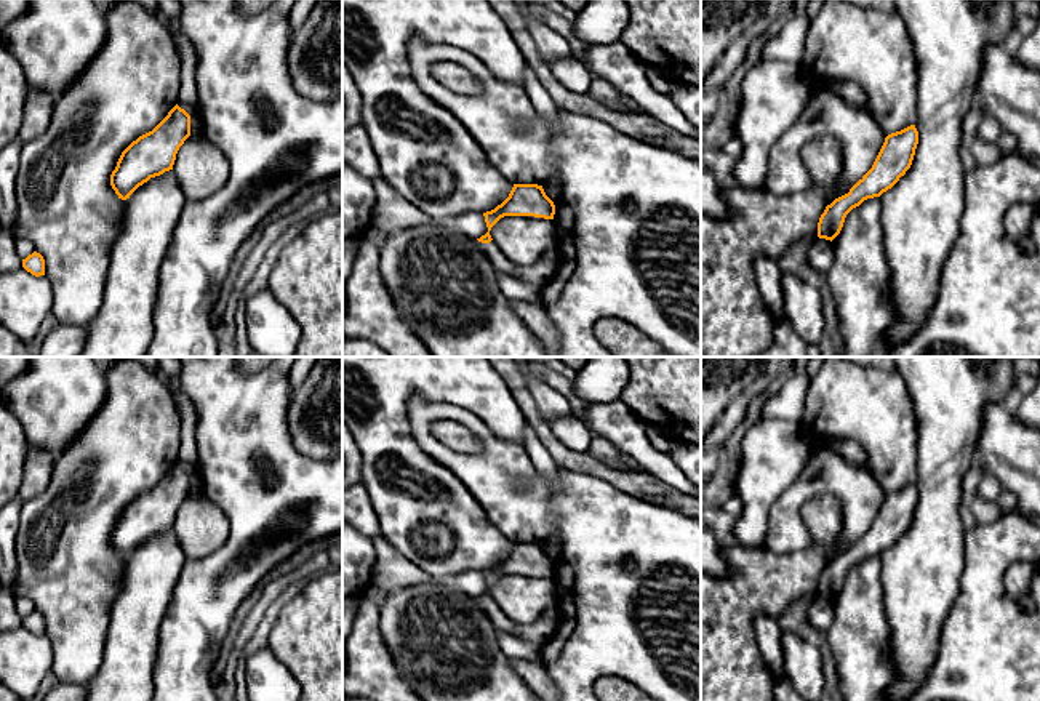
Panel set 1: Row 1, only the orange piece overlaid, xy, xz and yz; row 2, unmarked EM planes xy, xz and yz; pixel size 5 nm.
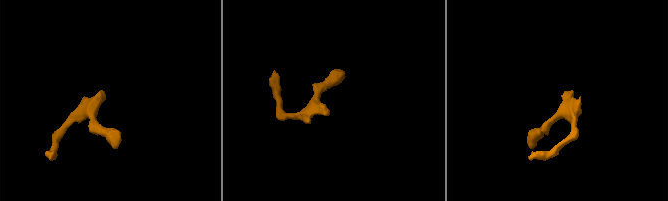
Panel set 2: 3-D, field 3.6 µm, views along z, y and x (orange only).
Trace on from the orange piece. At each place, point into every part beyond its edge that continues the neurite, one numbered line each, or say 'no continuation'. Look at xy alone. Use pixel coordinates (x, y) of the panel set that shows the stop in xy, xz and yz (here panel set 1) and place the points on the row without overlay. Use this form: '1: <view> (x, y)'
no continuation

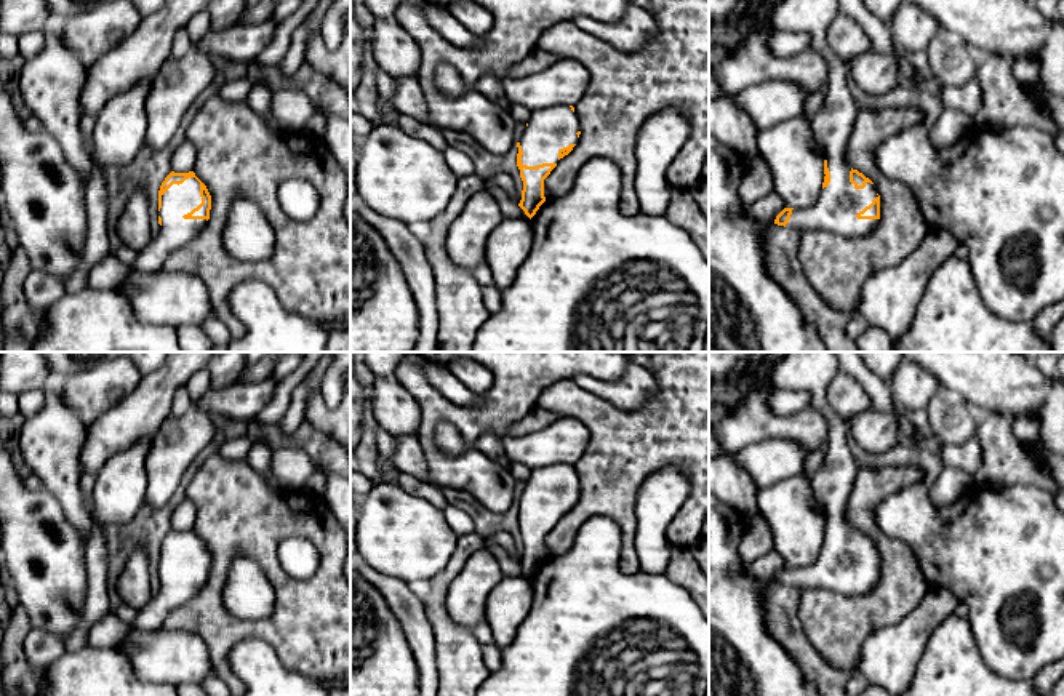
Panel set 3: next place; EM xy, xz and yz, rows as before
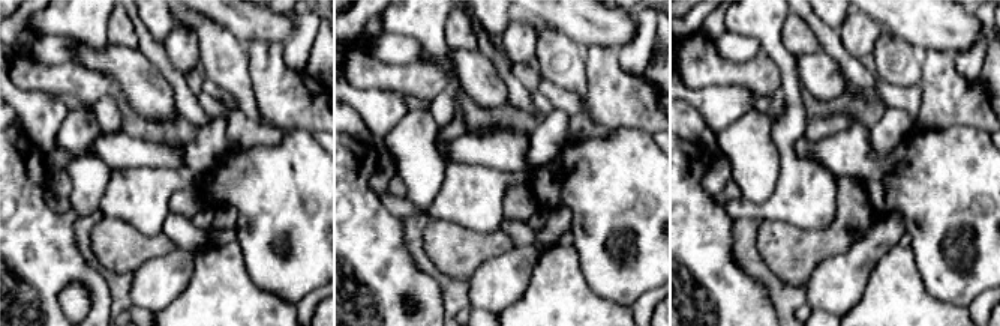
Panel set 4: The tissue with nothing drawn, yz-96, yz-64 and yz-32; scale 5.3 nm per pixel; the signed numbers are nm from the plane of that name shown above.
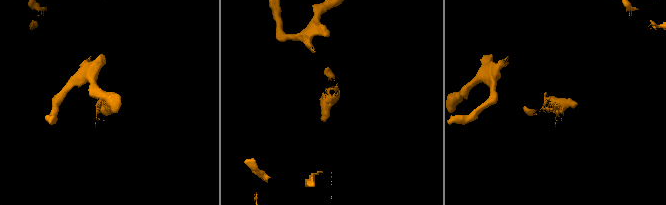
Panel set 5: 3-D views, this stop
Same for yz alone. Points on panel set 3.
1: yz (836, 568)

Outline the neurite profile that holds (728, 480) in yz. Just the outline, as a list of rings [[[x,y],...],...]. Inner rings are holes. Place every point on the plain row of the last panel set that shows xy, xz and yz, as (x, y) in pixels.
[[[730,456],[709,458],[709,491],[744,518],[758,514],[758,491],[744,467]]]

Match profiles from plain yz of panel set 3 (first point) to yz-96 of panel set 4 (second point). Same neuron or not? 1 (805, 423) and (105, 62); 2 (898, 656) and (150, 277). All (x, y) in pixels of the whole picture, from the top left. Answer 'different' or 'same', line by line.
1: different
2: same

